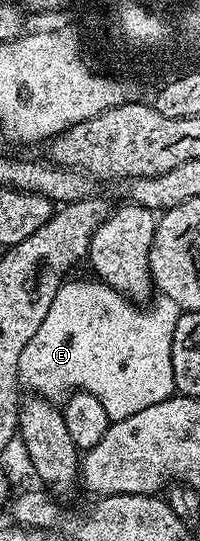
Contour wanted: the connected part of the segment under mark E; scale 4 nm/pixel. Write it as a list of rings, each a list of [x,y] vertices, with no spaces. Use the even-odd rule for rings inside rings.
[[[63,282],[56,297],[52,297],[52,306],[44,321],[40,321],[40,329],[32,333],[28,345],[24,345],[24,353],[20,353],[18,378],[21,386],[31,387],[35,396],[51,401],[62,401],[73,392],[86,391],[104,405],[110,421],[130,417],[173,396],[172,333],[176,333],[176,321],[183,312],[176,301],[158,297],[149,305],[135,306],[107,283],[70,282]]]

